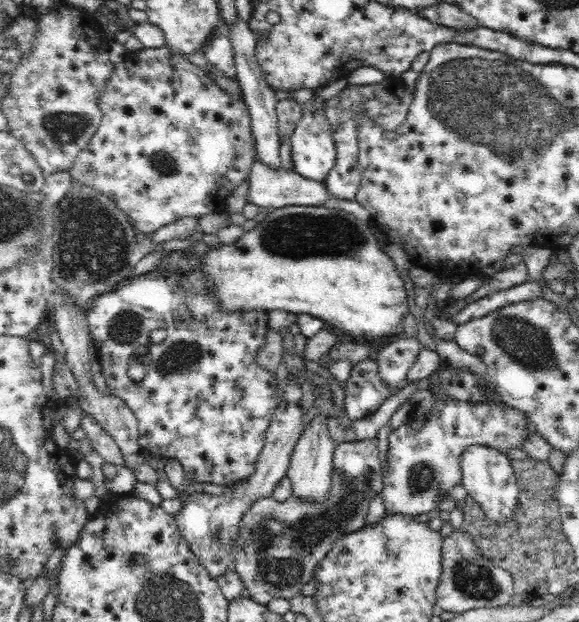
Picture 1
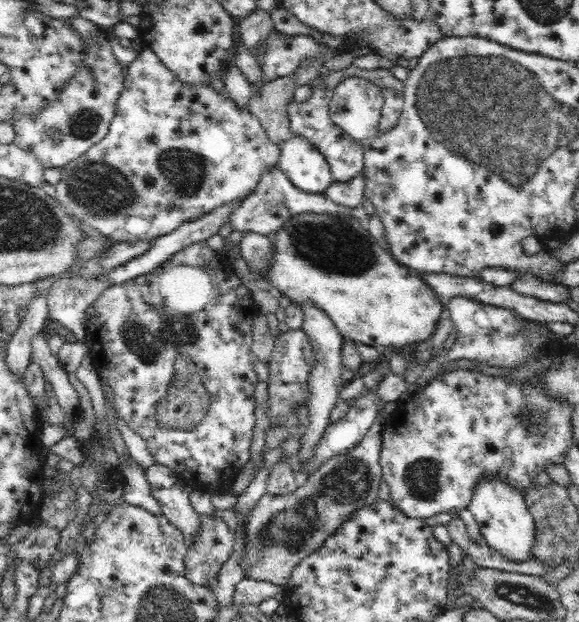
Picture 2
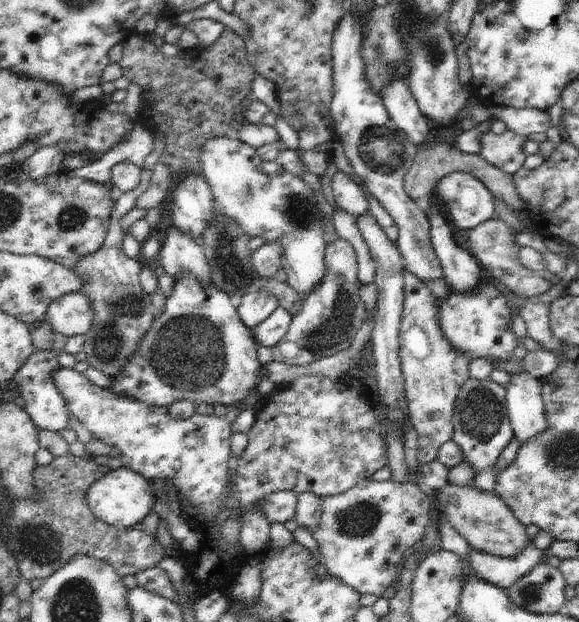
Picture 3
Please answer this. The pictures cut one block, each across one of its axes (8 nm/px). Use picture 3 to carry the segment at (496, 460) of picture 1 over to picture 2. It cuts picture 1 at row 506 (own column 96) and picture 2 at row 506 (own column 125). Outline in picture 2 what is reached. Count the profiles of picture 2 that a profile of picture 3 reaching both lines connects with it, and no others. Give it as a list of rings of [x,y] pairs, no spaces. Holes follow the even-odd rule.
[[[482,478],[478,480],[476,492],[472,494],[472,502],[468,506],[472,516],[476,518],[484,542],[494,548],[498,554],[502,554],[510,562],[526,562],[528,558],[534,558],[534,538],[536,538],[536,520],[524,500],[524,494],[520,494],[512,484],[500,482],[500,478]]]

